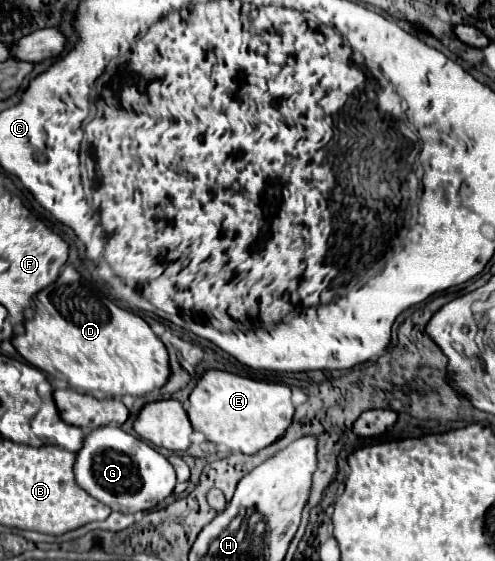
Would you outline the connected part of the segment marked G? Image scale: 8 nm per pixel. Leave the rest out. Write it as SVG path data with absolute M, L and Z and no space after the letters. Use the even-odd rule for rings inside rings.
M117 424L101 426L85 436L85 446L77 450L73 464L75 482L95 500L121 514L137 514L155 508L175 488L175 470L165 456L143 440L123 432Z

